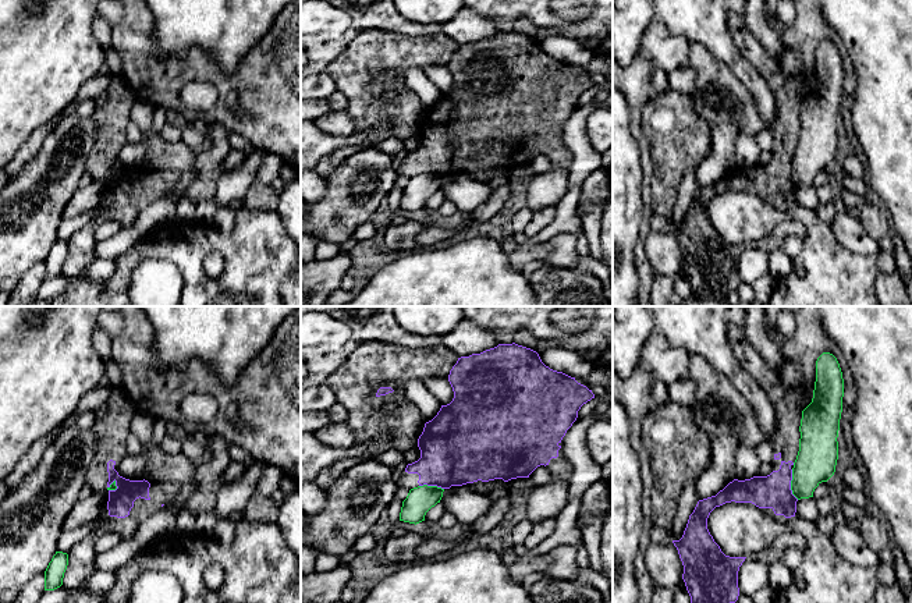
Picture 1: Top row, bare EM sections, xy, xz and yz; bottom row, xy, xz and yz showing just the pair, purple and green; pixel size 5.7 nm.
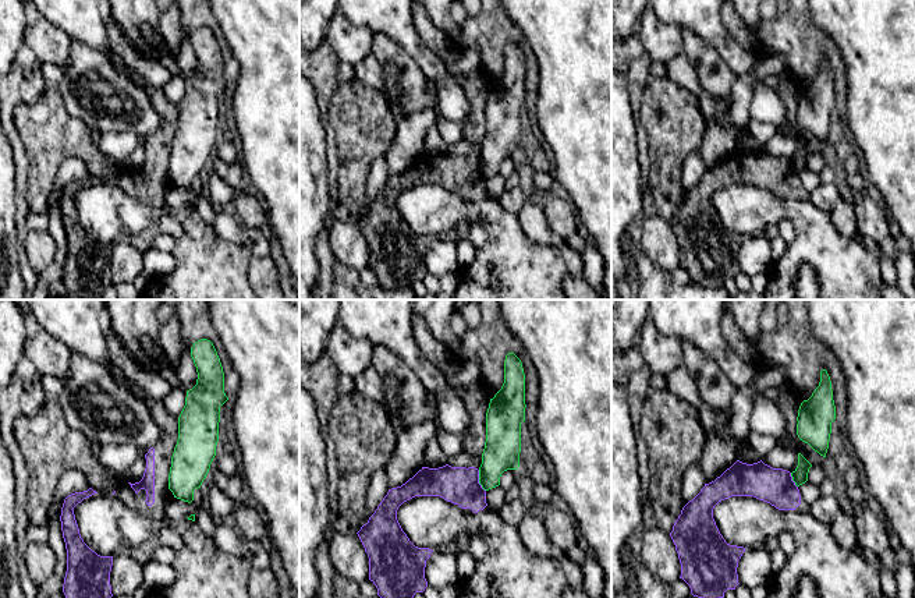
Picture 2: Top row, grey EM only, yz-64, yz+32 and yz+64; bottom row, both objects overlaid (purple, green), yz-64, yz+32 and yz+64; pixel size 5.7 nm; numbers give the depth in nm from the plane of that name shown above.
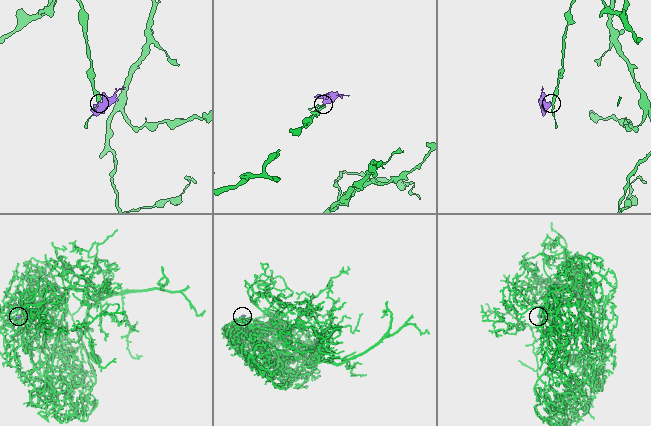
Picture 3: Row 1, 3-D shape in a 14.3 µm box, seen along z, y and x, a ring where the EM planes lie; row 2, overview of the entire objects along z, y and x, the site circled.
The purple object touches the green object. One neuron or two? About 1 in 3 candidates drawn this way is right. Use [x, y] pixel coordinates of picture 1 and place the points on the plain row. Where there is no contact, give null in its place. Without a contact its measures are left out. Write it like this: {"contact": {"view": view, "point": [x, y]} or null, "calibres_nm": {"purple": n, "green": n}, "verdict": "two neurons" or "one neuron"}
{"contact": {"view": "yz", "point": [790, 173]}, "calibres_nm": {"purple": 190, "green": 240}, "verdict": "two neurons"}

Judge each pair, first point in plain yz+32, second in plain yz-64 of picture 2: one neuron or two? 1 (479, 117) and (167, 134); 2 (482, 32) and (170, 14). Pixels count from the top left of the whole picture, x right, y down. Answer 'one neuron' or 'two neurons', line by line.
1: one neuron
2: two neurons

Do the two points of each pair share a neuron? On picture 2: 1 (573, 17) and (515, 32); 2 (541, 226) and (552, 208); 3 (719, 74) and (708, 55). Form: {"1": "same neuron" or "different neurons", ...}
{"1": "different neurons", "2": "different neurons", "3": "same neuron"}

